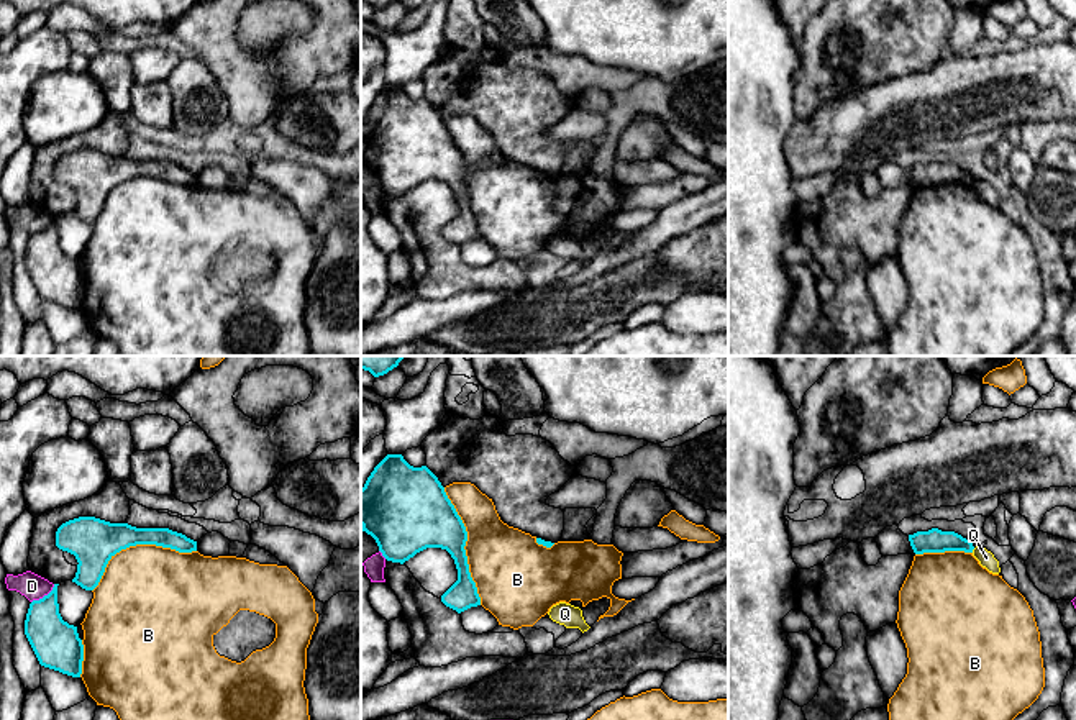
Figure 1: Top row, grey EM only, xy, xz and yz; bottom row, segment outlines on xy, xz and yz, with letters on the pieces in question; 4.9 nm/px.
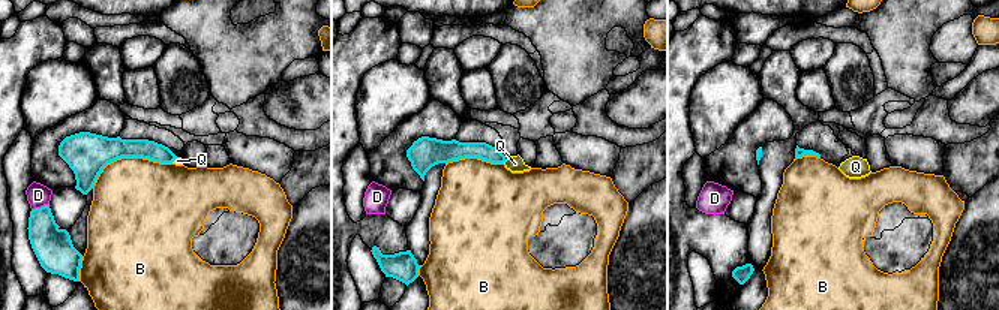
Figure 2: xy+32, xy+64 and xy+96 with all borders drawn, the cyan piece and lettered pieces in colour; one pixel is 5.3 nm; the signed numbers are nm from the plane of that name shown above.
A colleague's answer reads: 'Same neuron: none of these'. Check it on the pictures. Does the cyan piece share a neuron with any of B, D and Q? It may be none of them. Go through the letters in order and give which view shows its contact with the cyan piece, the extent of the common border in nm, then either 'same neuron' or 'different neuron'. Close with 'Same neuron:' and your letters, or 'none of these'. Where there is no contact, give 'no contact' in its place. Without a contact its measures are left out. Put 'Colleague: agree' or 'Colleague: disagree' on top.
Colleague: agree
B: meets cyan in xy; contact 550 nm long; different neuron
D: meets cyan in xy; contact 150 nm long; different neuron
Q: meets cyan in yz; contact 30 nm long; different neuron
Same neuron: none of these

